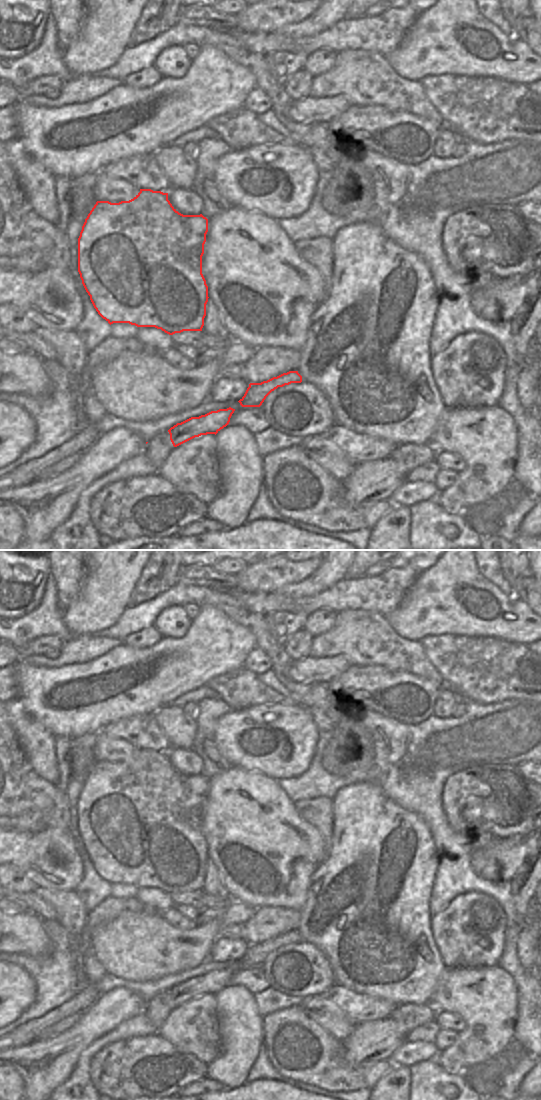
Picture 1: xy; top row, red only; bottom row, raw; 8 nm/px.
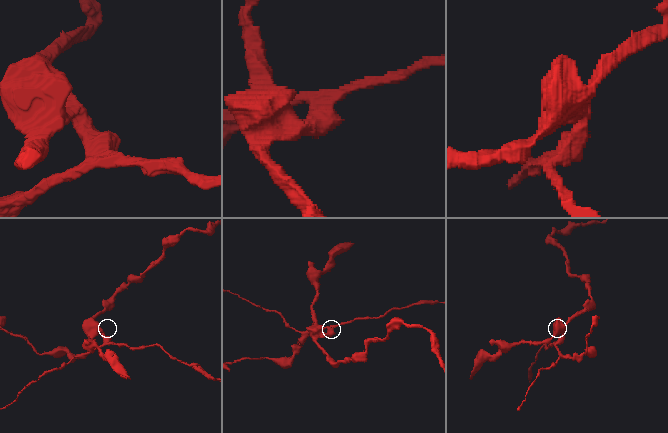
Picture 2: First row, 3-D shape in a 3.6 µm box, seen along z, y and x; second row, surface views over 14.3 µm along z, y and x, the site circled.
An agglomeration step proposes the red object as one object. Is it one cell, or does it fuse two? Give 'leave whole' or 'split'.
split

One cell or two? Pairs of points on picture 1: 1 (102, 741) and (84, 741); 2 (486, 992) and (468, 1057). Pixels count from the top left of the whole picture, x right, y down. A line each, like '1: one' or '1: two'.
1: two
2: one

